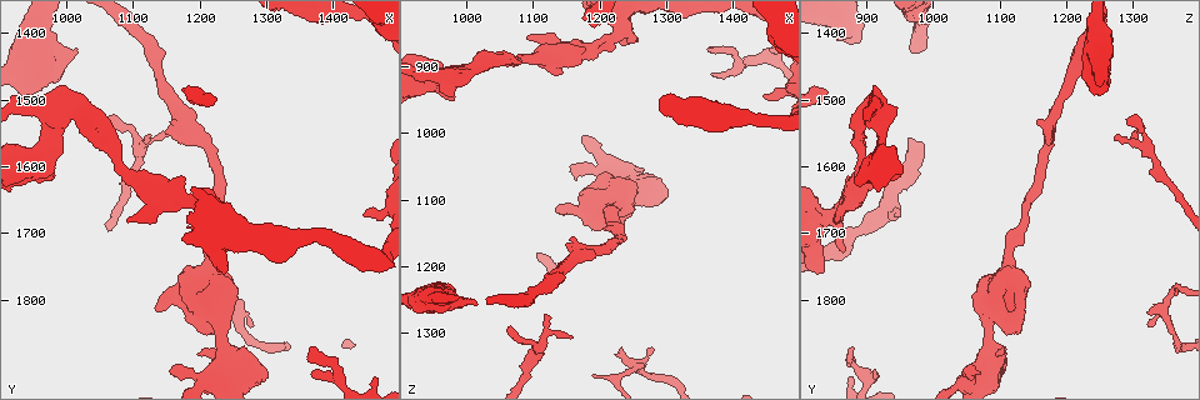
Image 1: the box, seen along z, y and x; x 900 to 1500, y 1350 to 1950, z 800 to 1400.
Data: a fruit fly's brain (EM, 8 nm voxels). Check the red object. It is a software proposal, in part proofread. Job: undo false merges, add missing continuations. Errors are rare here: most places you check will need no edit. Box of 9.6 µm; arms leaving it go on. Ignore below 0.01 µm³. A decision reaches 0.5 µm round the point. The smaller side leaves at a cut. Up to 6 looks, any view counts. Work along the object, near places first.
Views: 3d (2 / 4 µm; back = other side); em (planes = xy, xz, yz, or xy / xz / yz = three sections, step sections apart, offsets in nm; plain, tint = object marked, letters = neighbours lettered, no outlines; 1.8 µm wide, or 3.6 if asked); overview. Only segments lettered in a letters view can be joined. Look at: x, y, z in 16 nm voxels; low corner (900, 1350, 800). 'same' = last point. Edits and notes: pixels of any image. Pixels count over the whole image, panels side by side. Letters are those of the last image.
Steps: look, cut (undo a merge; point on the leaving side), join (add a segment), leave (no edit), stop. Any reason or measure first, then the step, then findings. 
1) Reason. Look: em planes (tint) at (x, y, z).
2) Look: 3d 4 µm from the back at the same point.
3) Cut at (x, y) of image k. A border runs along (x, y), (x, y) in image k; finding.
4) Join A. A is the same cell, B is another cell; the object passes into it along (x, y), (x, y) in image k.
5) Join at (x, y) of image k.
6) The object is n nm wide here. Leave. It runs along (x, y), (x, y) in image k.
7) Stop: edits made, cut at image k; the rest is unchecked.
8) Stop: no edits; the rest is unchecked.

Free end. Look: em planes (letters) at (1270, 1845, 1325).

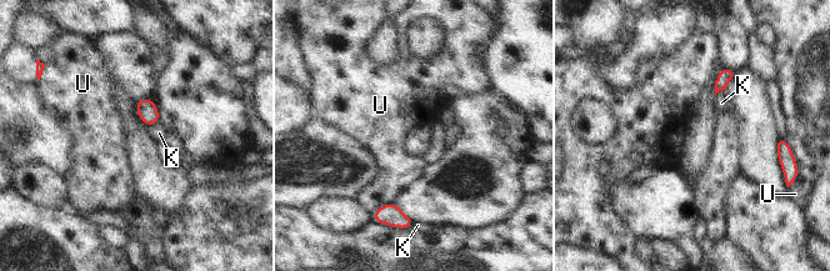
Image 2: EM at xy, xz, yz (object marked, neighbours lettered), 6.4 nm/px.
The object is 100 nm wide here; the longest contact is with U, 170 nm. Leave. K and U are other cells; no lettered segment goes on from it.

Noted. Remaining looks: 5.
Free end. Look: 3d 4 µm at (1465, 1920, 875).

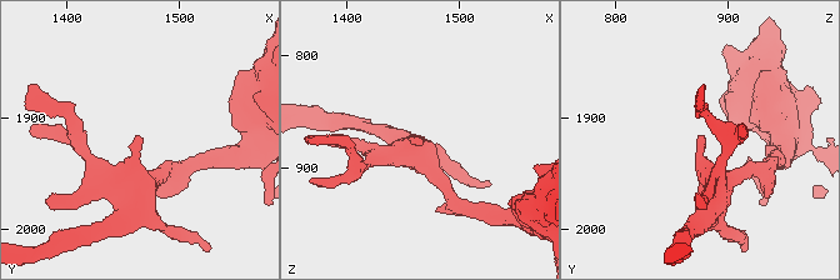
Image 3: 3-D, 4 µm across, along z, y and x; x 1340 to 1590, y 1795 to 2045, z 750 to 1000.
Shape alone is not enough. Look: em planes (tint) at (1462, 1916, 872).

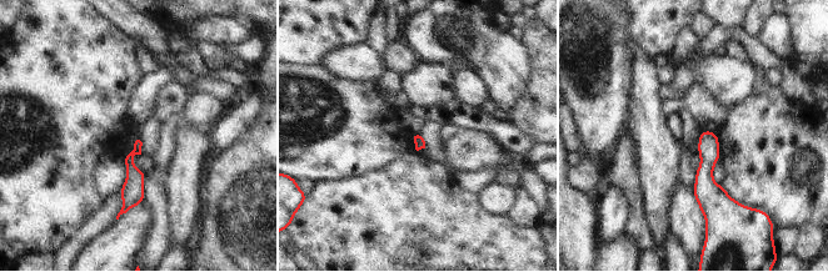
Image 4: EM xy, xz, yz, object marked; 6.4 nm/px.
What lies round it. Look: em planes (letters) at the same point.

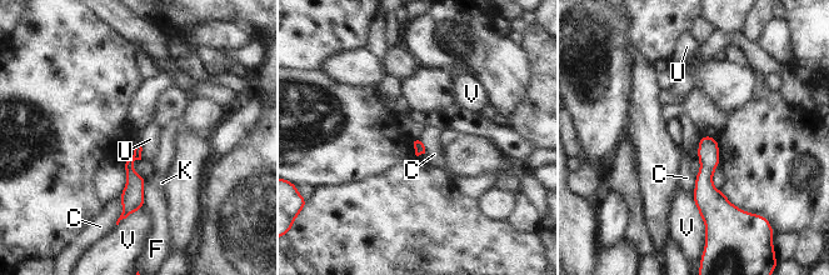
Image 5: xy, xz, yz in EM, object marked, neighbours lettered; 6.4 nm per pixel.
Leave. C, F, K, U and V are other cells; it runs along (708, 139), (704, 213) in image 5; no lettered segment goes on from it.

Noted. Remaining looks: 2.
An open end. Look: em planes (letters) at (980, 1515, 945).

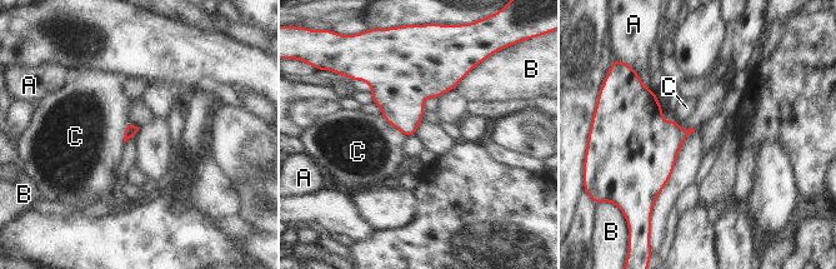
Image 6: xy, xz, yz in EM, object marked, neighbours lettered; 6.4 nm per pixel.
Leave. A, B and C are other cells; a border runs along (380, 115), (405, 138) in image 6; no lettered segment goes on from it.

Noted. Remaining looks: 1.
Stop: no edits; the rest is unchecked.

